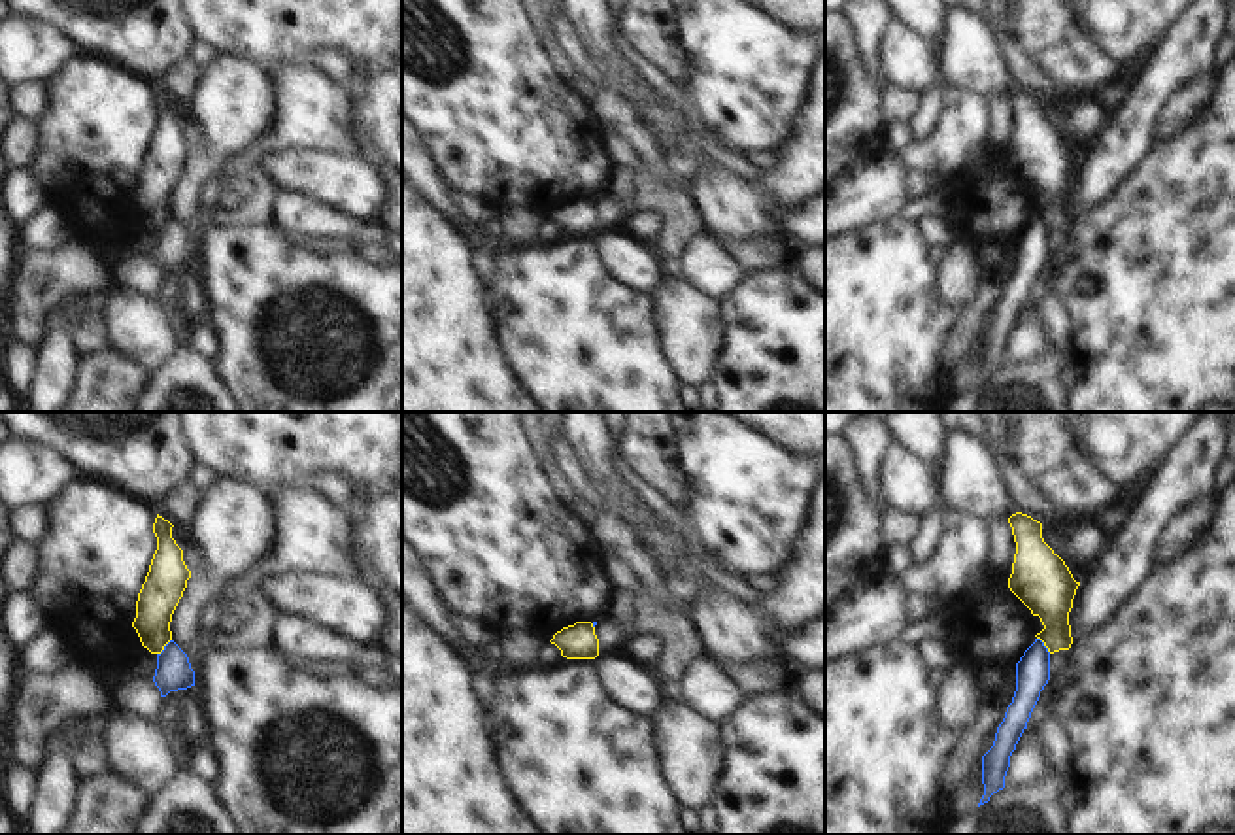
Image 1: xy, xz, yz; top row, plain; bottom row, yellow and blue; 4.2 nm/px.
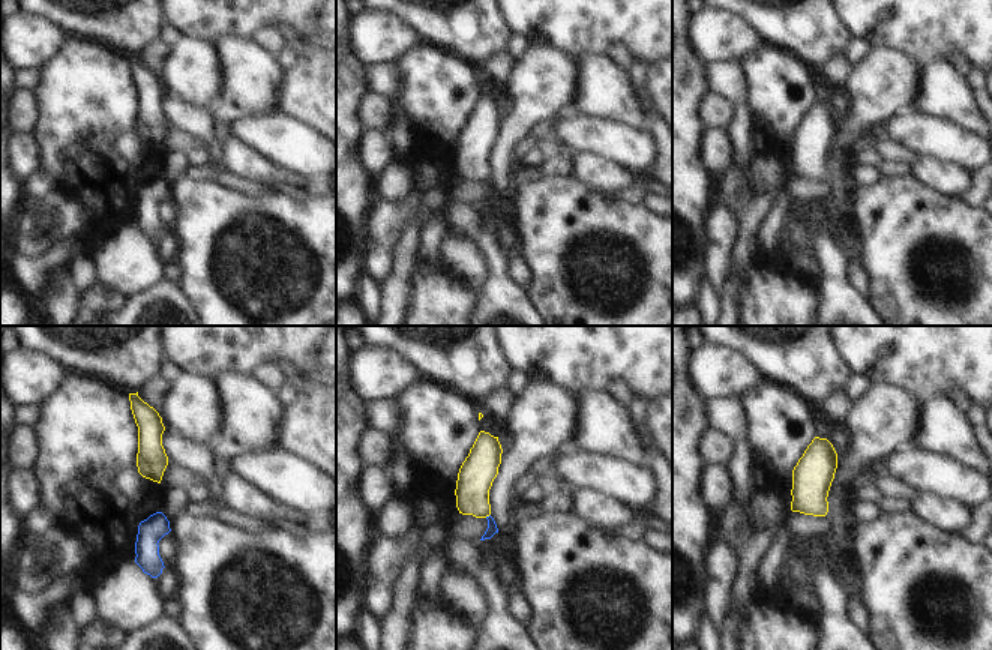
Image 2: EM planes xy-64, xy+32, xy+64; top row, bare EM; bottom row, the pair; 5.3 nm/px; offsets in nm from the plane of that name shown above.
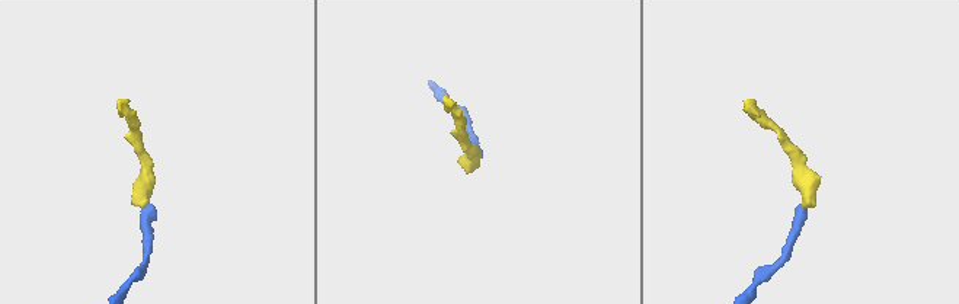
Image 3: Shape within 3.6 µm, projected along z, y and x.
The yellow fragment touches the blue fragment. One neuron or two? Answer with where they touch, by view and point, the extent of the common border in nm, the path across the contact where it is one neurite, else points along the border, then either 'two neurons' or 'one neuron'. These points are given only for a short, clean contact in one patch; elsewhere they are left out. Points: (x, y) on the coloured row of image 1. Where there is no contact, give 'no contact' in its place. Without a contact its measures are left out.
contact yz (1045, 645); length 90 nm; border yz (1037, 637), (1050, 652); two neurons

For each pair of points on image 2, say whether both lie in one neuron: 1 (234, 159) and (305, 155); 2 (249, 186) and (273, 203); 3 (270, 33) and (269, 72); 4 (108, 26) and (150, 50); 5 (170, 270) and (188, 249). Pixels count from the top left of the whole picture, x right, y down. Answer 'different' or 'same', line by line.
1: different
2: different
3: different
4: different
5: different

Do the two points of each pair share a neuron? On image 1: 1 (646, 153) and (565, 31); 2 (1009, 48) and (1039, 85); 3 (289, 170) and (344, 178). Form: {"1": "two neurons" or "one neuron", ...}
{"1": "one neuron", "2": "one neuron", "3": "one neuron"}

